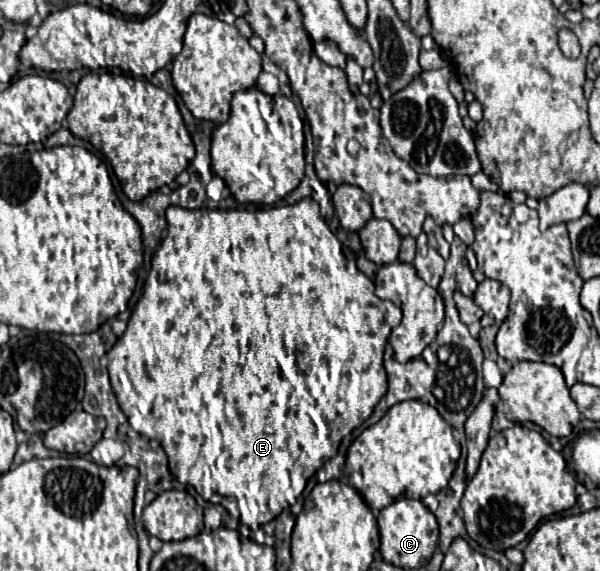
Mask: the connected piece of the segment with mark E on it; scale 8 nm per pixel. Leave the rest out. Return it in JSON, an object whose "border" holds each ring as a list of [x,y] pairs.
{"border":[[[303,198],[291,206],[273,206],[267,210],[185,210],[179,206],[169,206],[167,236],[153,256],[151,272],[143,286],[143,296],[133,310],[125,334],[107,352],[113,392],[123,414],[129,418],[131,428],[141,436],[155,438],[163,446],[169,470],[179,482],[191,484],[203,500],[222,505],[231,516],[251,531],[256,531],[297,502],[309,478],[337,454],[341,438],[361,426],[387,392],[383,350],[391,330],[401,322],[401,308],[389,300],[377,298],[373,290],[373,280],[359,272],[355,254],[341,246],[319,214],[319,204],[313,198]]]}

